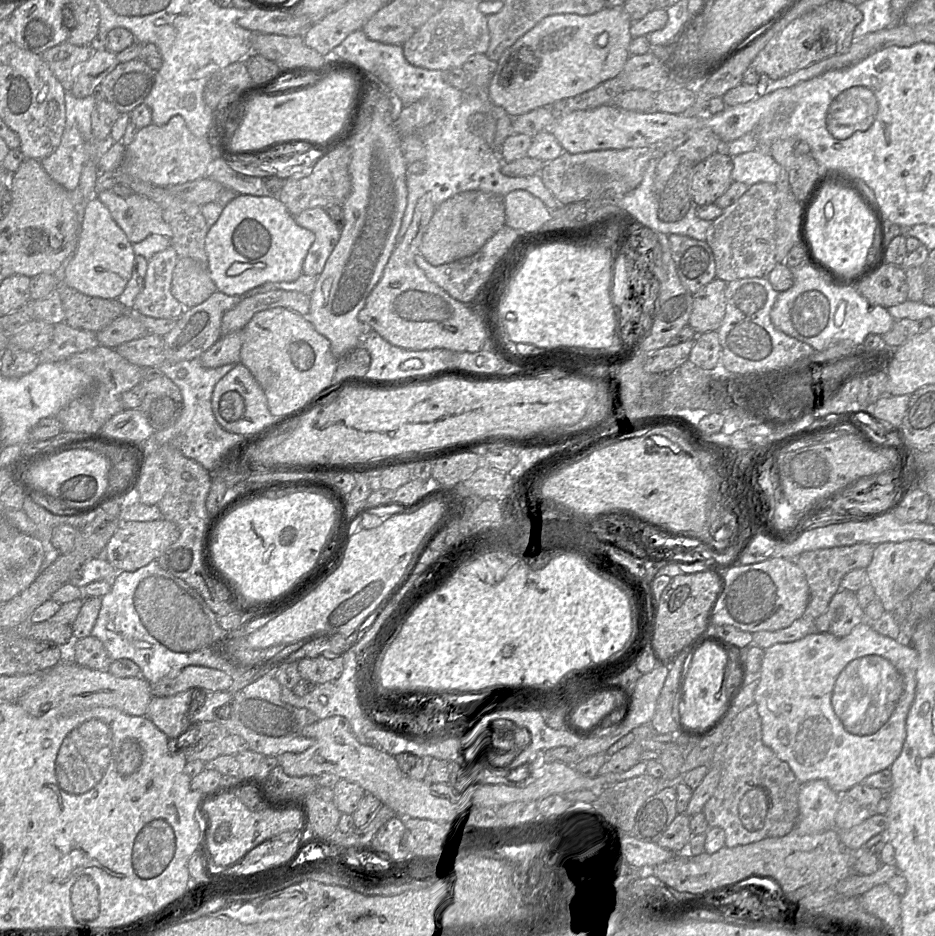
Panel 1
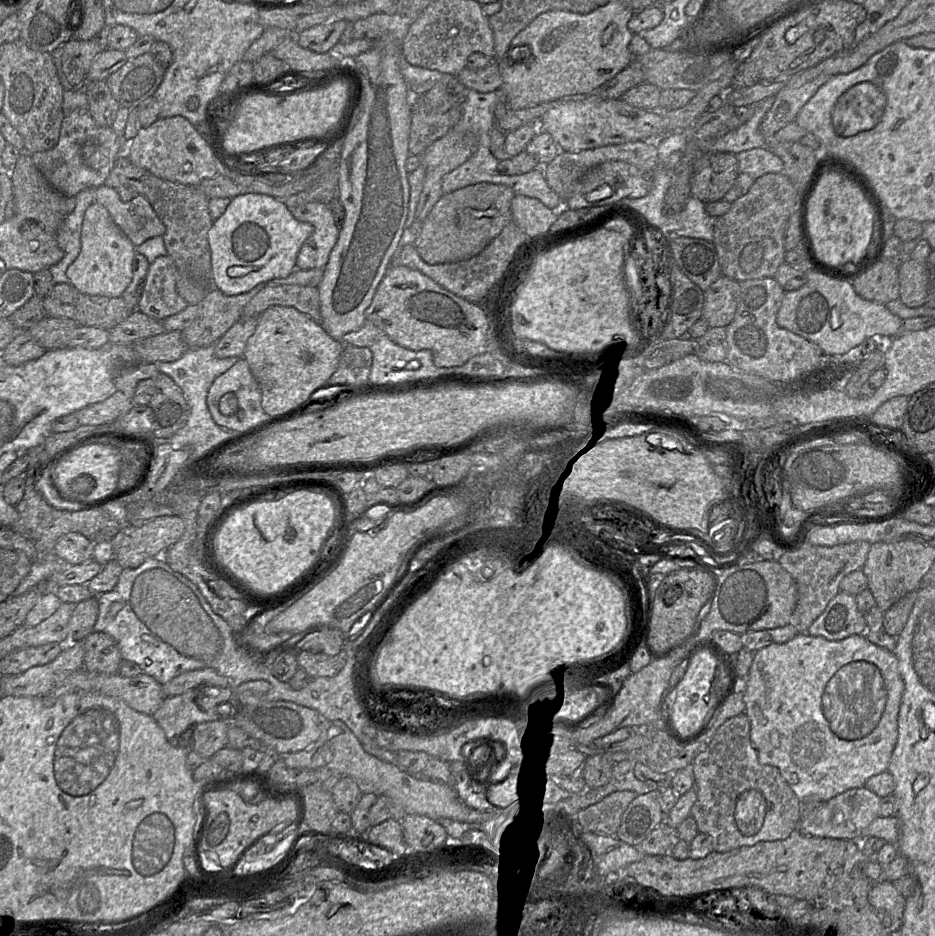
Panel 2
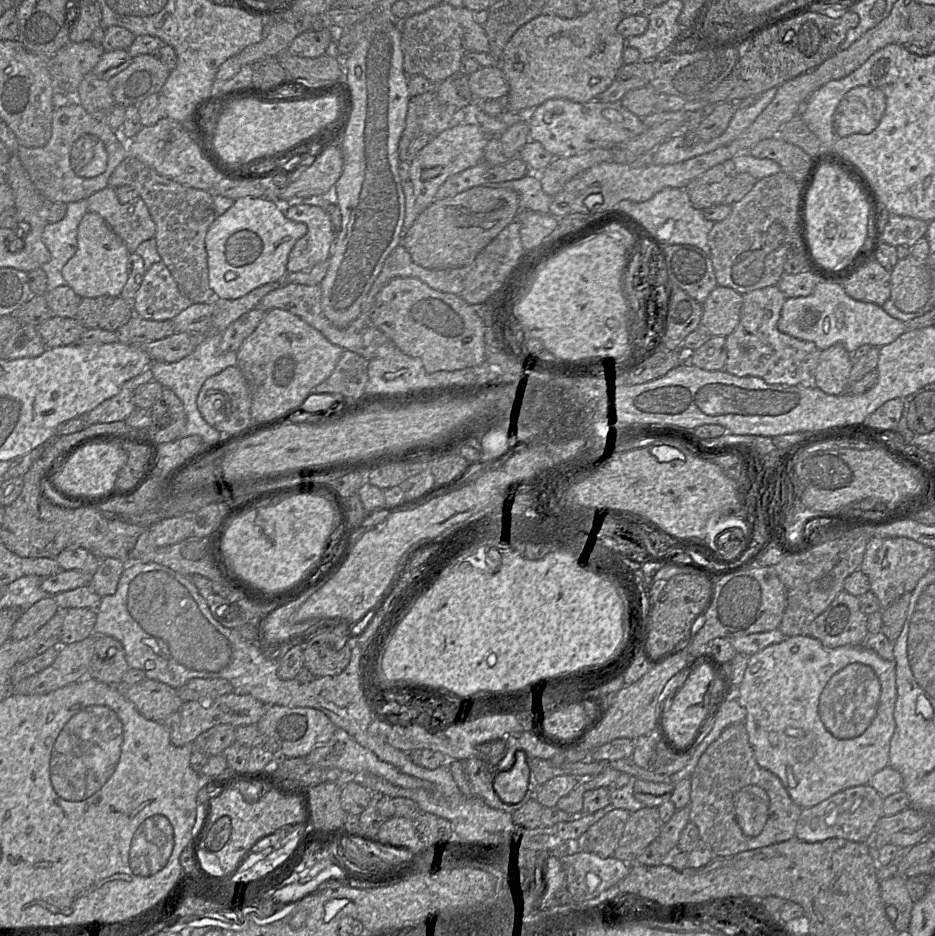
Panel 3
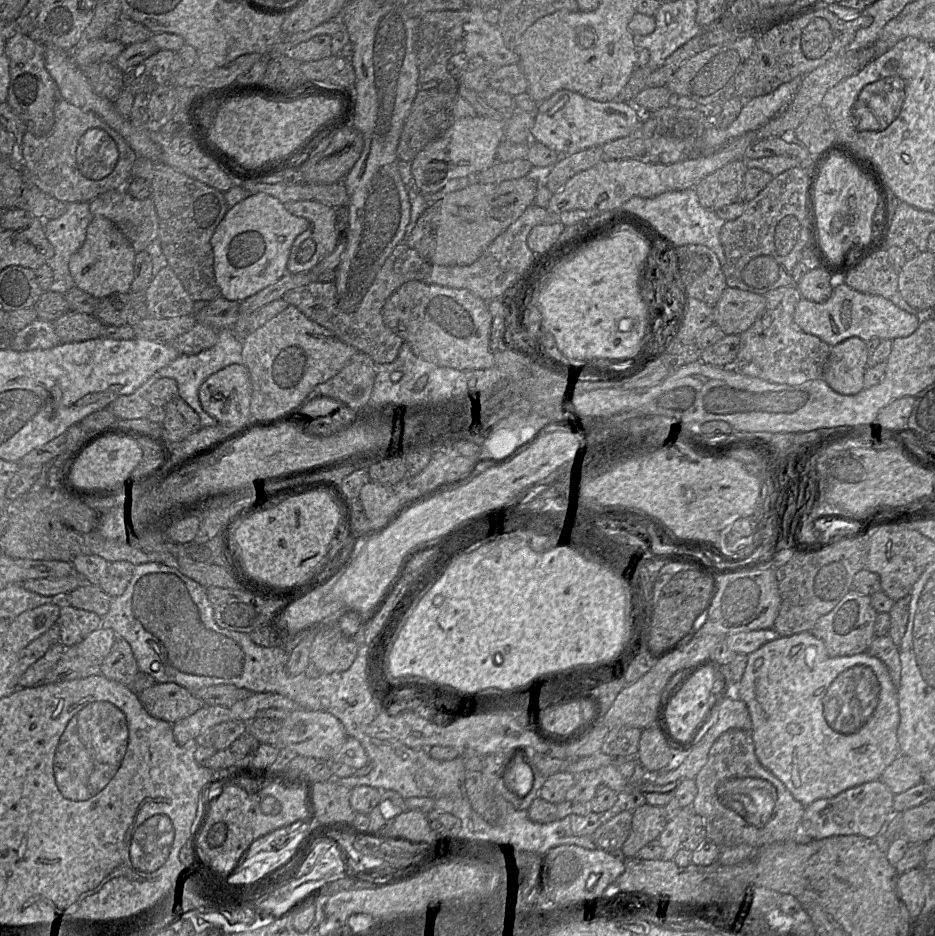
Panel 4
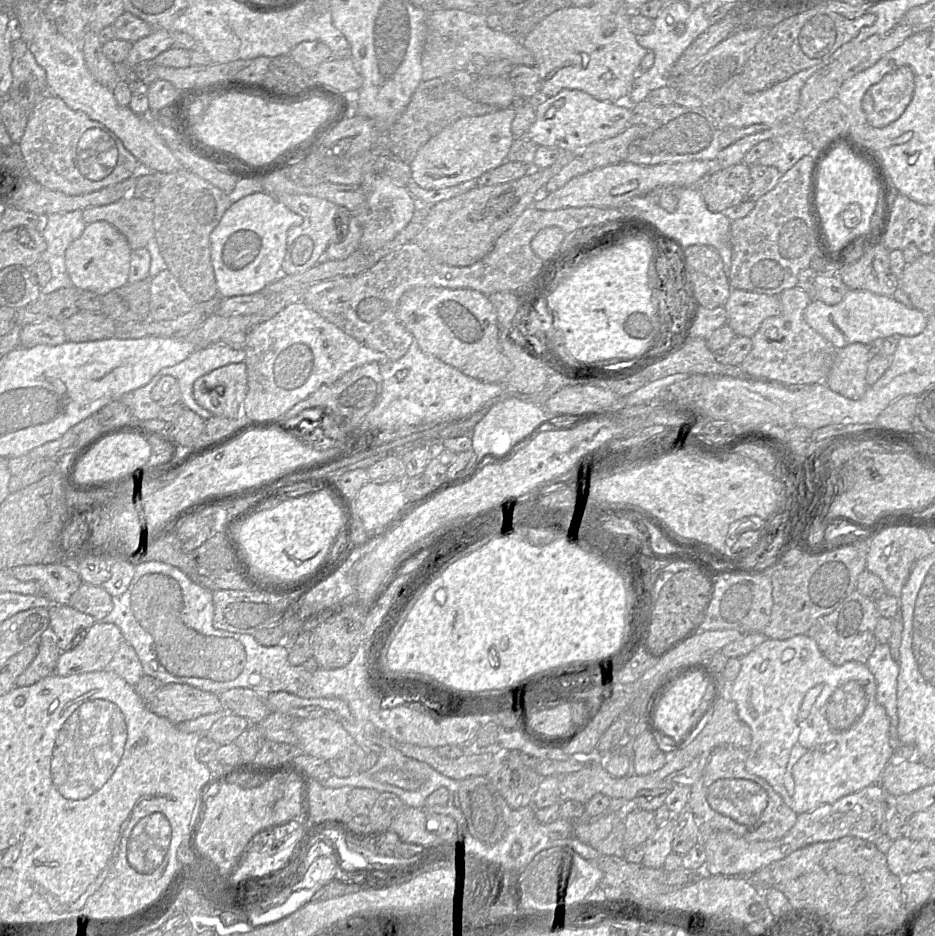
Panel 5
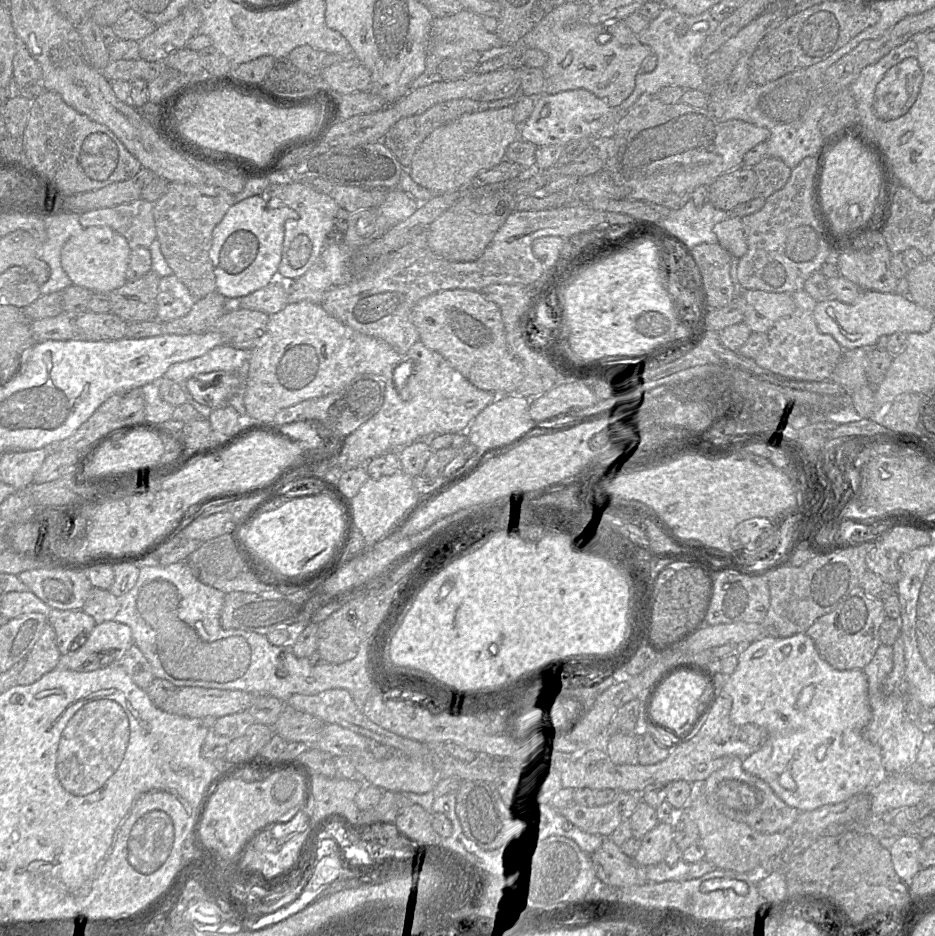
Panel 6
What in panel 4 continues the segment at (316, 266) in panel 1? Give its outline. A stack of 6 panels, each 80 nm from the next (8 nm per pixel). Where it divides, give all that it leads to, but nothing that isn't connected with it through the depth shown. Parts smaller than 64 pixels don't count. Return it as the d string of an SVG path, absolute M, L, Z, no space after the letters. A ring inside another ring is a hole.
M308 200L287 202L284 207L291 214L303 217L309 222L307 230L299 234L291 246L286 263L286 273L299 274L310 271L335 249L340 240L340 233L335 227L335 208Z

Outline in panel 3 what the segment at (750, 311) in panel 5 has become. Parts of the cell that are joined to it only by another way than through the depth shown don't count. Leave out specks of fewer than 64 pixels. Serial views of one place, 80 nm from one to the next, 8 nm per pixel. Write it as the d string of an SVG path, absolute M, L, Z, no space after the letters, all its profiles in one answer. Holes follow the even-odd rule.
M717 286L702 304L703 314L700 324L705 326L712 336L727 337L739 323L742 303L741 294L730 288Z

